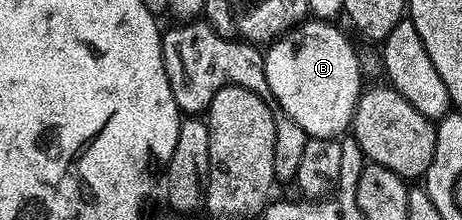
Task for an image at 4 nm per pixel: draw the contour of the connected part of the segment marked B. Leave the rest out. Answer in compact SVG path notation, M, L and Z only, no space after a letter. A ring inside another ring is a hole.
M307 20L287 30L281 38L269 43L264 54L266 60L266 79L272 88L272 99L304 132L311 138L338 138L351 129L358 100L364 93L364 77L358 63L356 46L346 39L342 30L326 20Z

